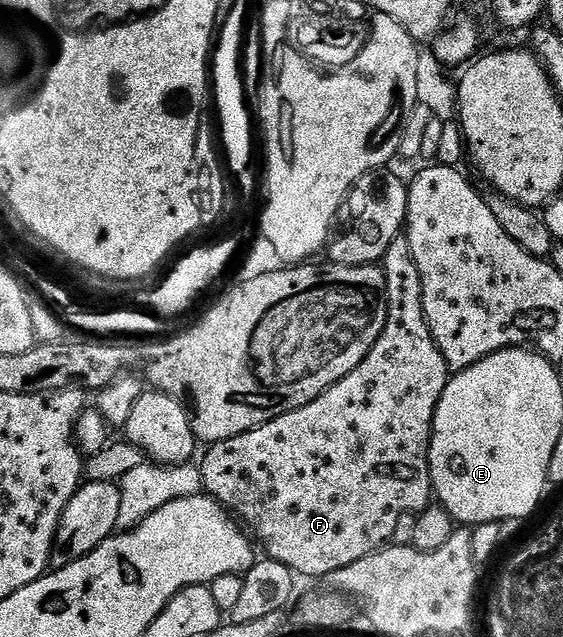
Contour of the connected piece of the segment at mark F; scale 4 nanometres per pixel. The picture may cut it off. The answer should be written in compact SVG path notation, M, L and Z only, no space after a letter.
M401 234L394 242L390 242L390 250L386 250L382 261L384 277L386 278L386 326L374 342L370 354L362 358L362 362L353 372L346 374L330 390L322 393L317 400L294 410L290 414L282 414L246 434L238 434L238 438L230 438L226 442L218 442L207 449L204 461L199 461L198 467L204 483L203 491L213 500L223 504L233 517L257 541L264 543L267 559L282 562L297 577L320 576L327 578L334 574L334 570L342 570L346 566L354 566L358 558L366 558L372 552L378 552L391 541L395 528L398 527L398 518L409 514L419 514L433 503L432 475L428 451L432 441L432 423L438 402L442 398L442 390L446 390L450 379L450 369L446 358L442 358L442 350L434 342L430 334L430 326L426 322L426 314L422 306L422 274L418 274L418 262L414 262L414 254L410 254L410 242L407 235Z

